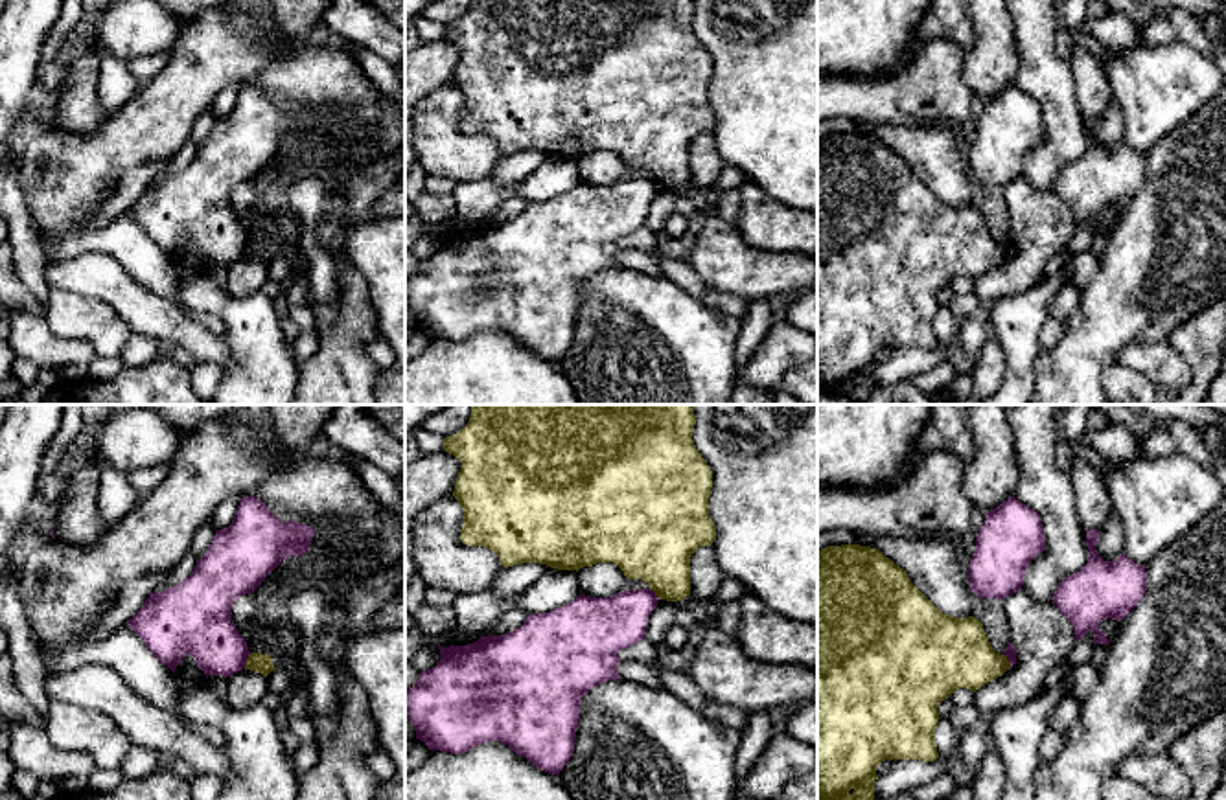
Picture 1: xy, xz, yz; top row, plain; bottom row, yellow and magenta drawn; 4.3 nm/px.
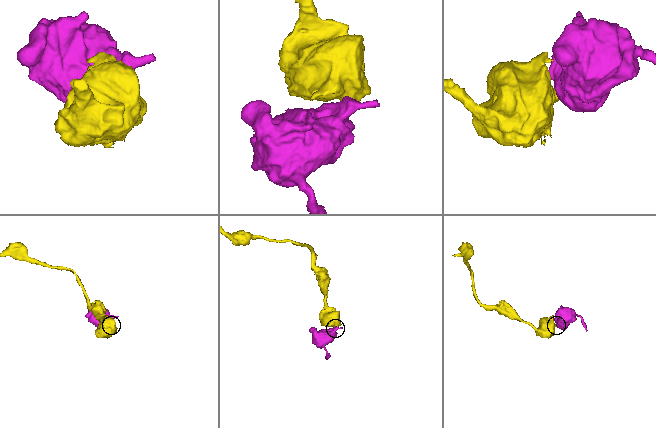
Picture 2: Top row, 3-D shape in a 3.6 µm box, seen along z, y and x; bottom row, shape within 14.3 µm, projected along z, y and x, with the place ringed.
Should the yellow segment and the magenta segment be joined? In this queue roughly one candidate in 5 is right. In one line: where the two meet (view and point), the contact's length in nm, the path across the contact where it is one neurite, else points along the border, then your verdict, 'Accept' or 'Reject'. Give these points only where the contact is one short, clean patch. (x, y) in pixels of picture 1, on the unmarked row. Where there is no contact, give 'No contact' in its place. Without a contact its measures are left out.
Touches yellow at xy (247, 249). Shared border 70 nm. Boundary: xy (251, 241), (243, 254). Reject

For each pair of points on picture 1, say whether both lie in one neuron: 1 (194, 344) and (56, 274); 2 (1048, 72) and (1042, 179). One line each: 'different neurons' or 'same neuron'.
1: same neuron
2: same neuron

